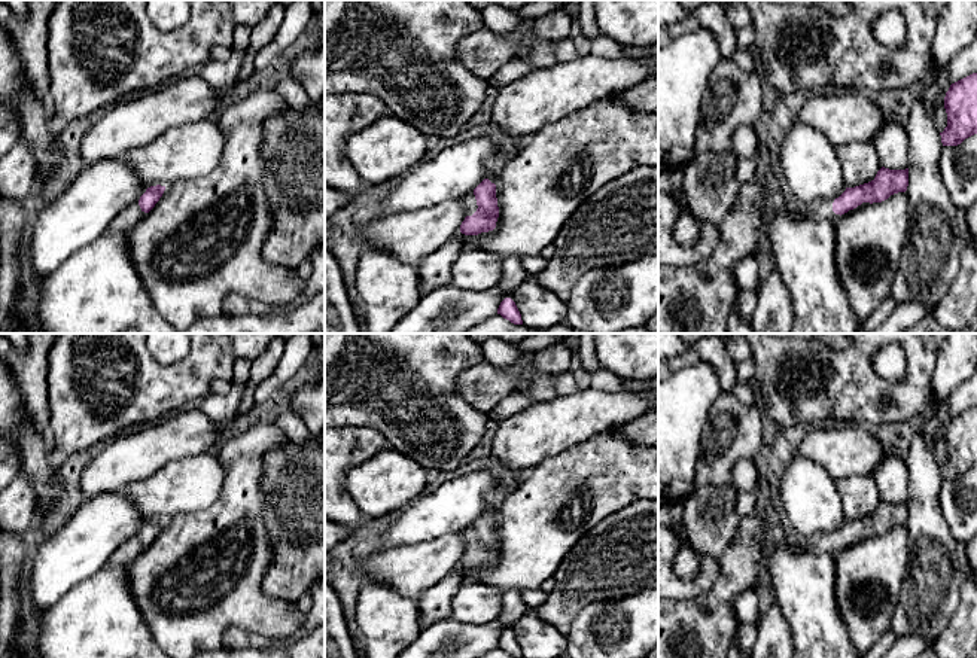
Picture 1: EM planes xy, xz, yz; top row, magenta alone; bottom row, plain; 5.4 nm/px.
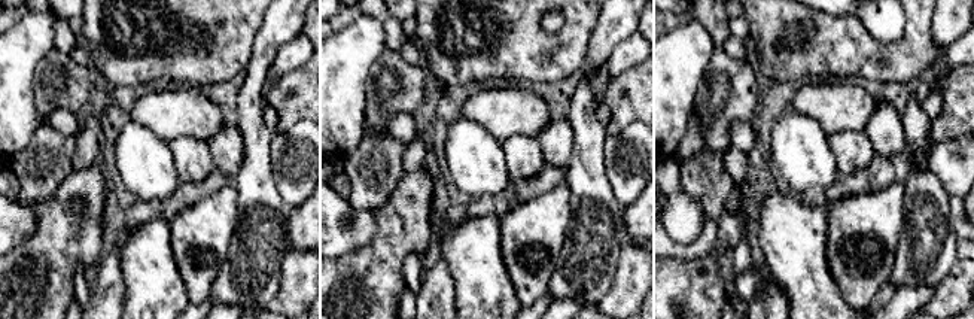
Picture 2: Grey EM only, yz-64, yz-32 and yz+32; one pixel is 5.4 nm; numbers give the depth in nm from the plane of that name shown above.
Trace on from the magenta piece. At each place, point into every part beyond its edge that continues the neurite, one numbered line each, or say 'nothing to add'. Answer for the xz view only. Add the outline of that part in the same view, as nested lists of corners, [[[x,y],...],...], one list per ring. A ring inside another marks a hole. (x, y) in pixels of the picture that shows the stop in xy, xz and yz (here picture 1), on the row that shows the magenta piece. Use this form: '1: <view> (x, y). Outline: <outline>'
1: xz (469, 203). Outline: [[[474,191],[462,197],[462,202],[465,208],[465,217],[472,216],[478,208]]]

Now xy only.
1: xy (128, 218). Outline: [[[139,201],[124,208],[107,226],[109,234],[125,234],[131,231],[137,223],[140,223],[149,213],[144,213]]]

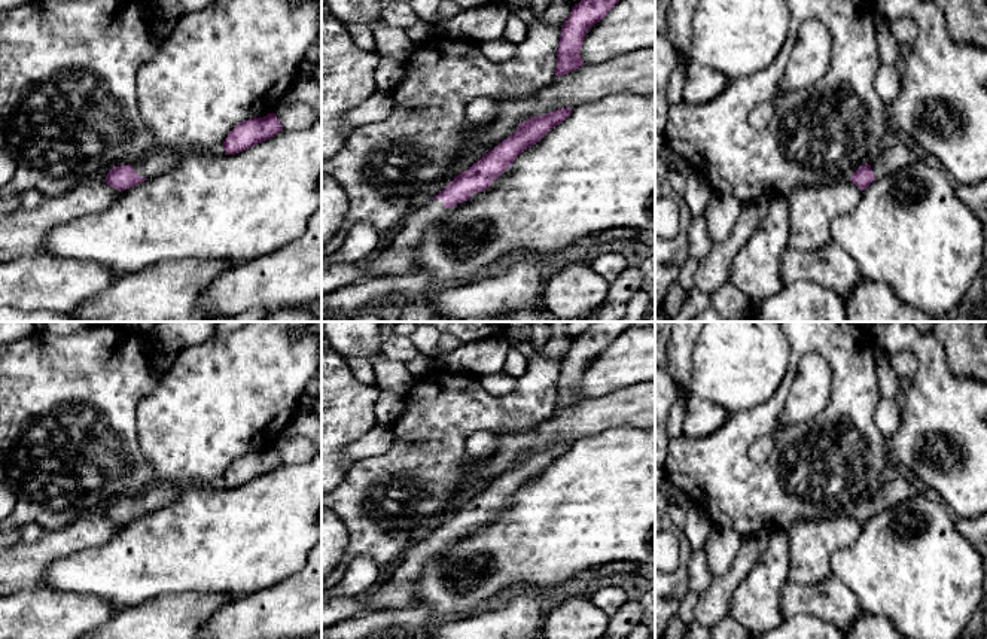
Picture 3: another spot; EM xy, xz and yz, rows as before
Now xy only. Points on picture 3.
1: xy (154, 163). Outline: [[[150,149],[135,164],[132,164],[132,168],[140,177],[156,177],[176,167],[182,155],[182,152],[174,150]]]

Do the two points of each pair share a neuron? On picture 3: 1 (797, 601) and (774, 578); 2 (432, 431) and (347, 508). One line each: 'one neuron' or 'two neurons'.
1: two neurons
2: one neuron

